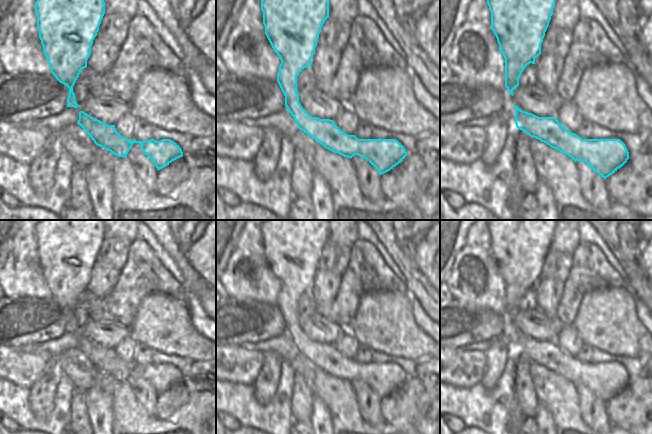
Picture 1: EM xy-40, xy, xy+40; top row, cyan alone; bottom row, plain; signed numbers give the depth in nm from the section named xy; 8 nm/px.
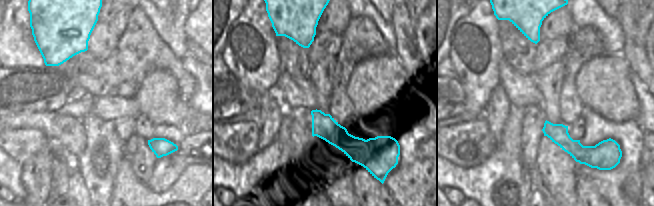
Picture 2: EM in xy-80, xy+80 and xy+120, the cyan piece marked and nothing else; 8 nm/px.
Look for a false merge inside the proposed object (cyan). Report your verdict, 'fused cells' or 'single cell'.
single cell

